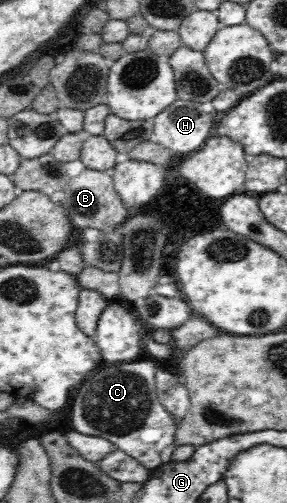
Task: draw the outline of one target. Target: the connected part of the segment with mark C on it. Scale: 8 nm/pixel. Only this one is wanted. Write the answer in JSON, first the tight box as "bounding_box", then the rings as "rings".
{"bounding_box":[71,362,177,469],"rings":[[[154,362],[120,363],[92,373],[79,387],[71,405],[76,431],[107,438],[118,450],[136,458],[148,469],[158,469],[172,461],[177,424],[157,397],[155,376],[160,368]]]}

